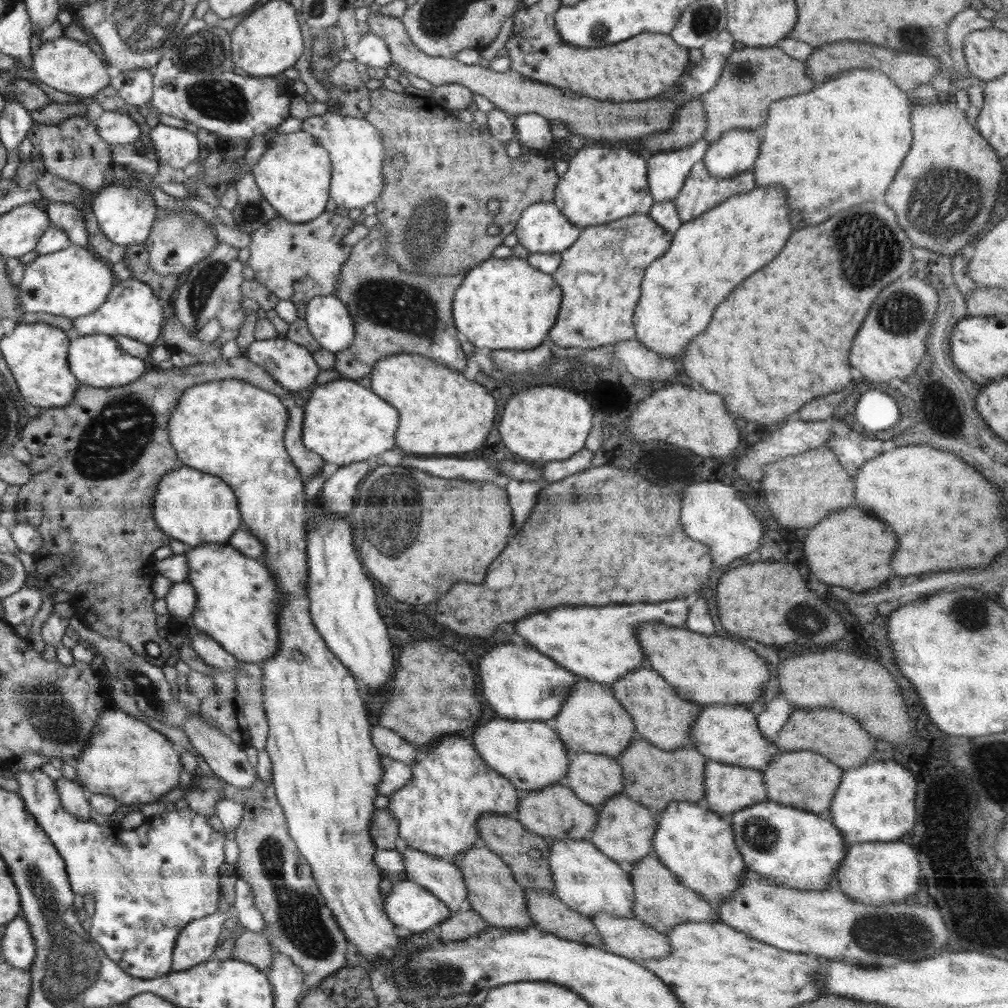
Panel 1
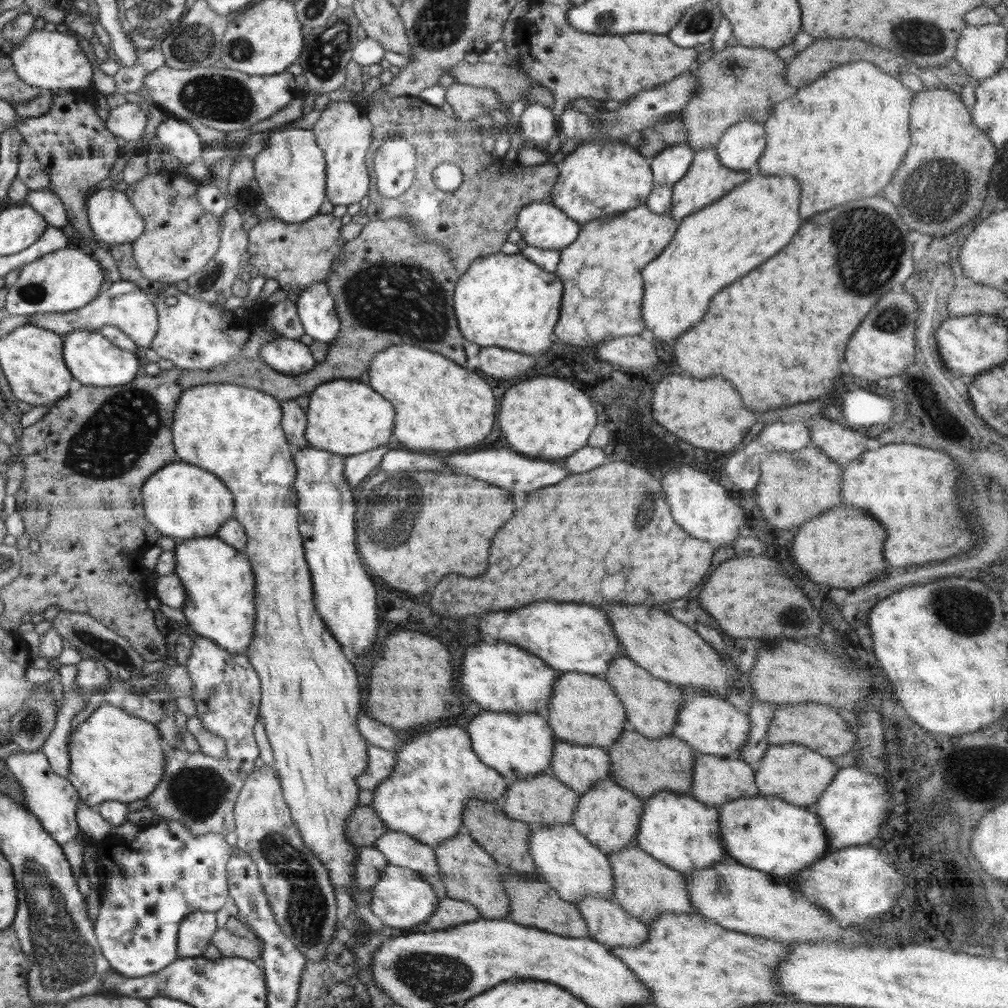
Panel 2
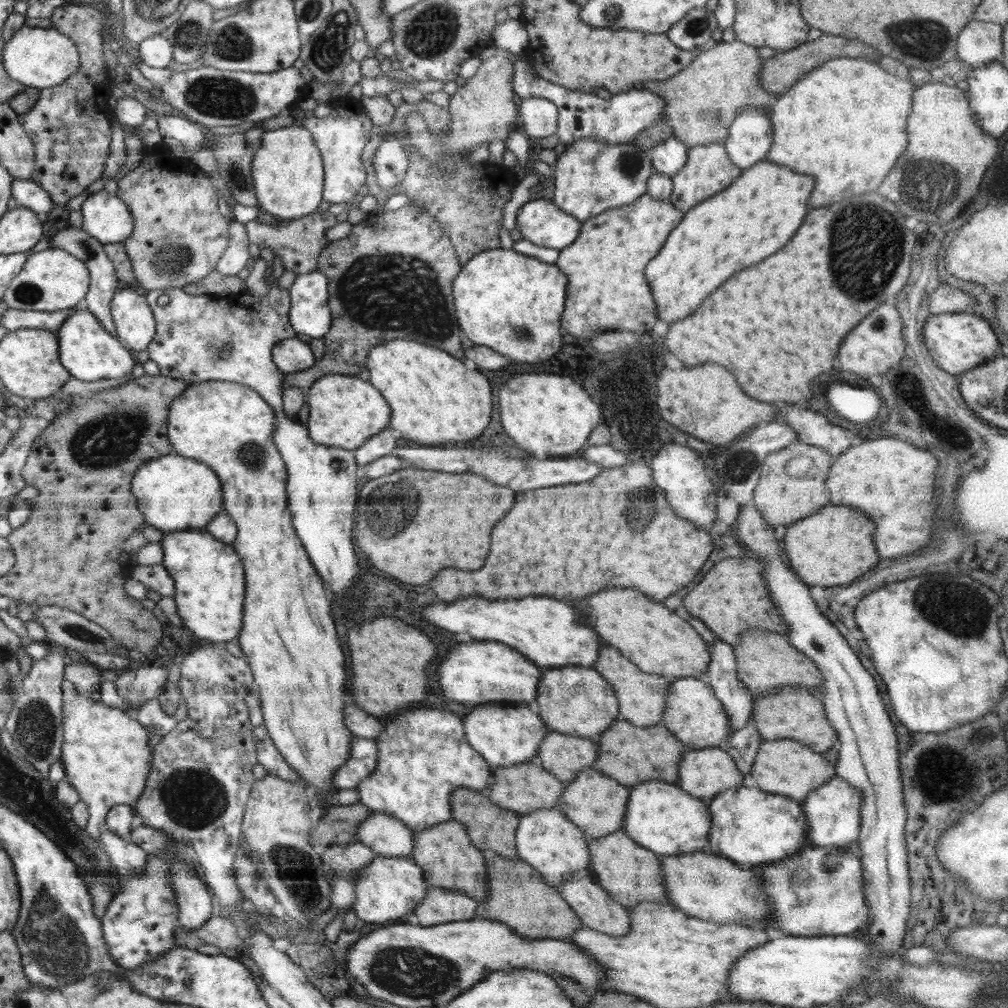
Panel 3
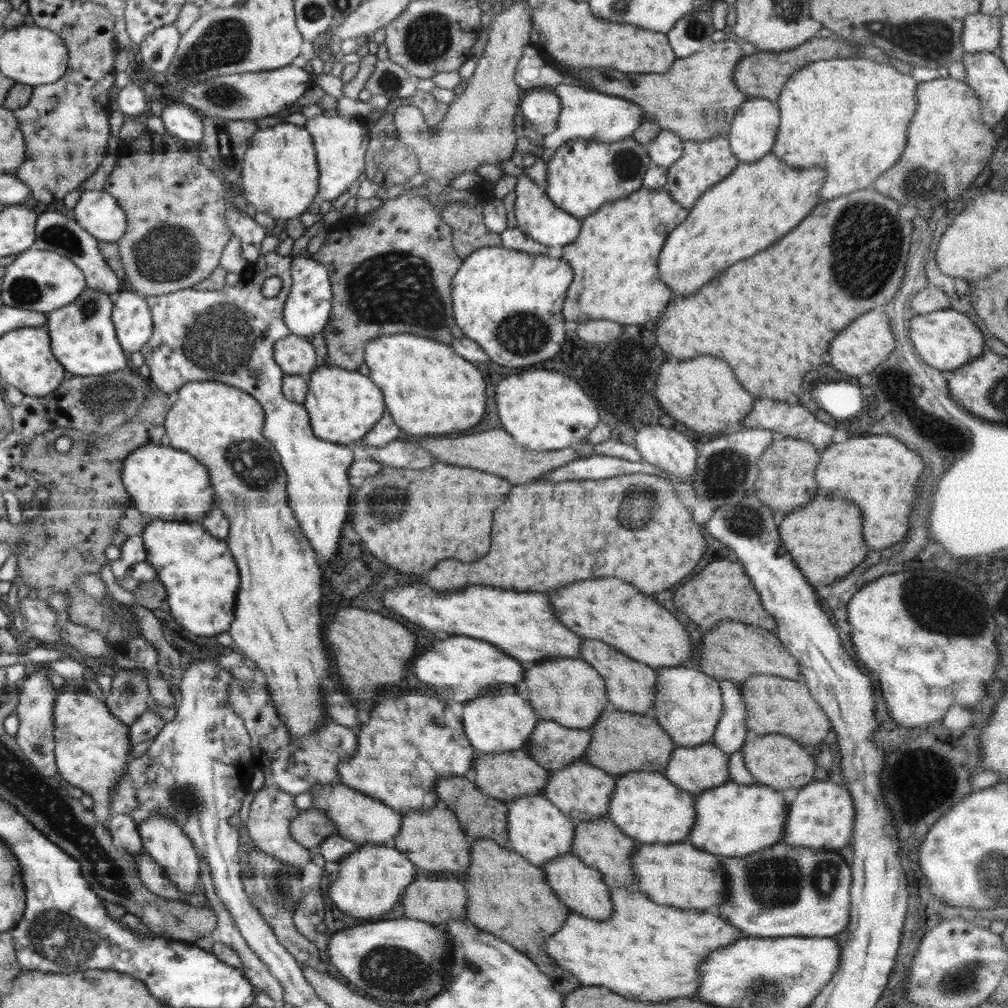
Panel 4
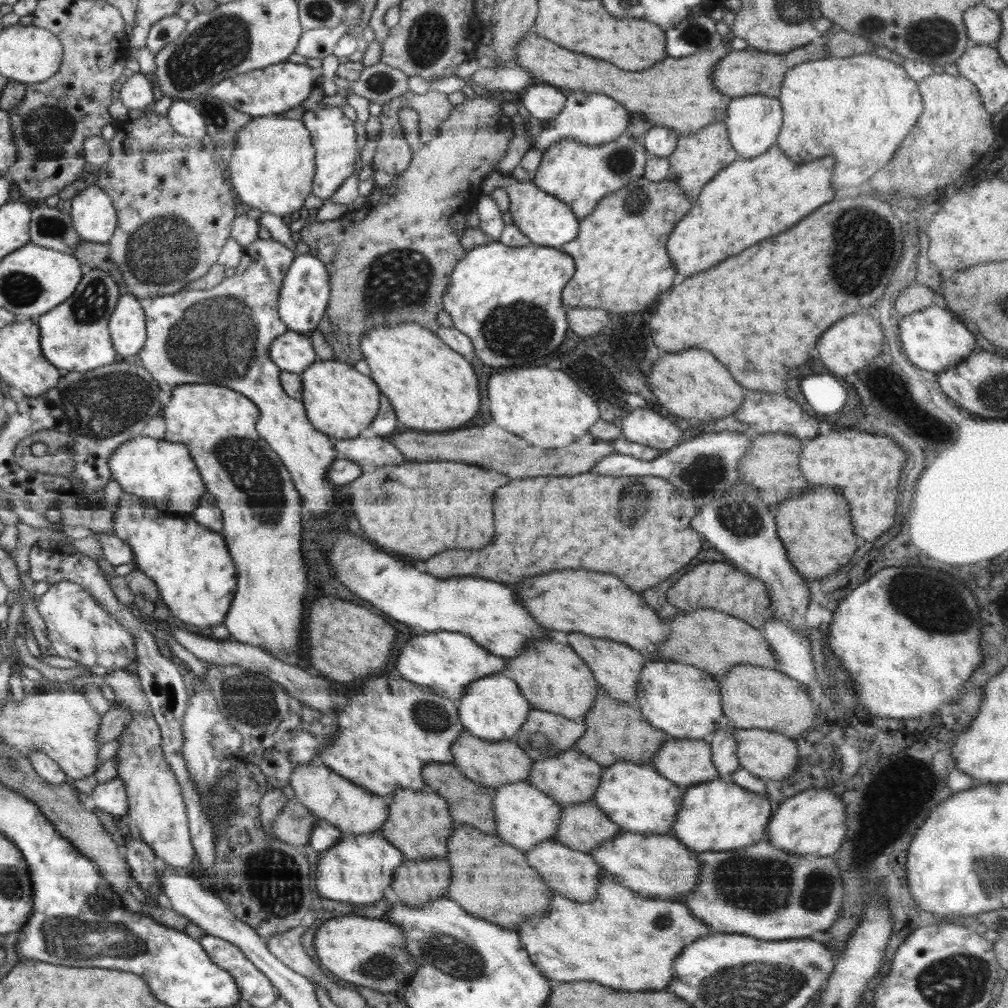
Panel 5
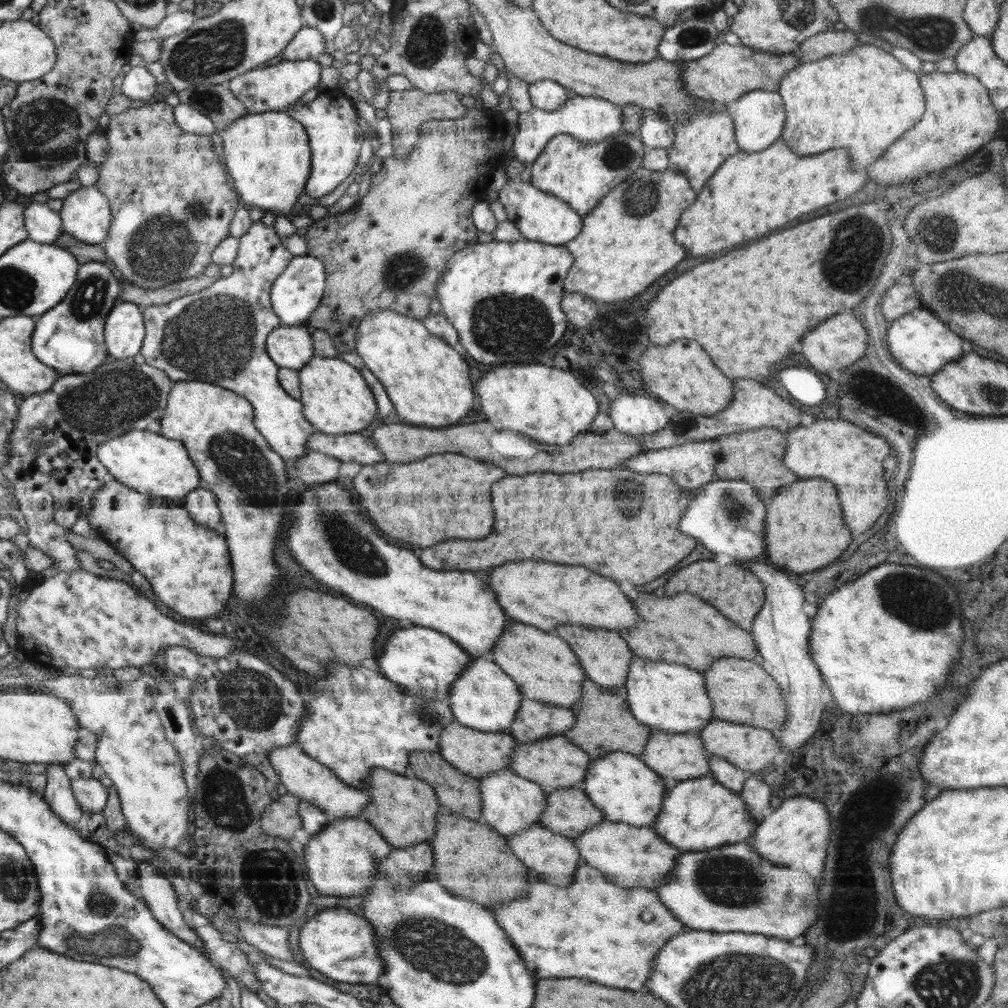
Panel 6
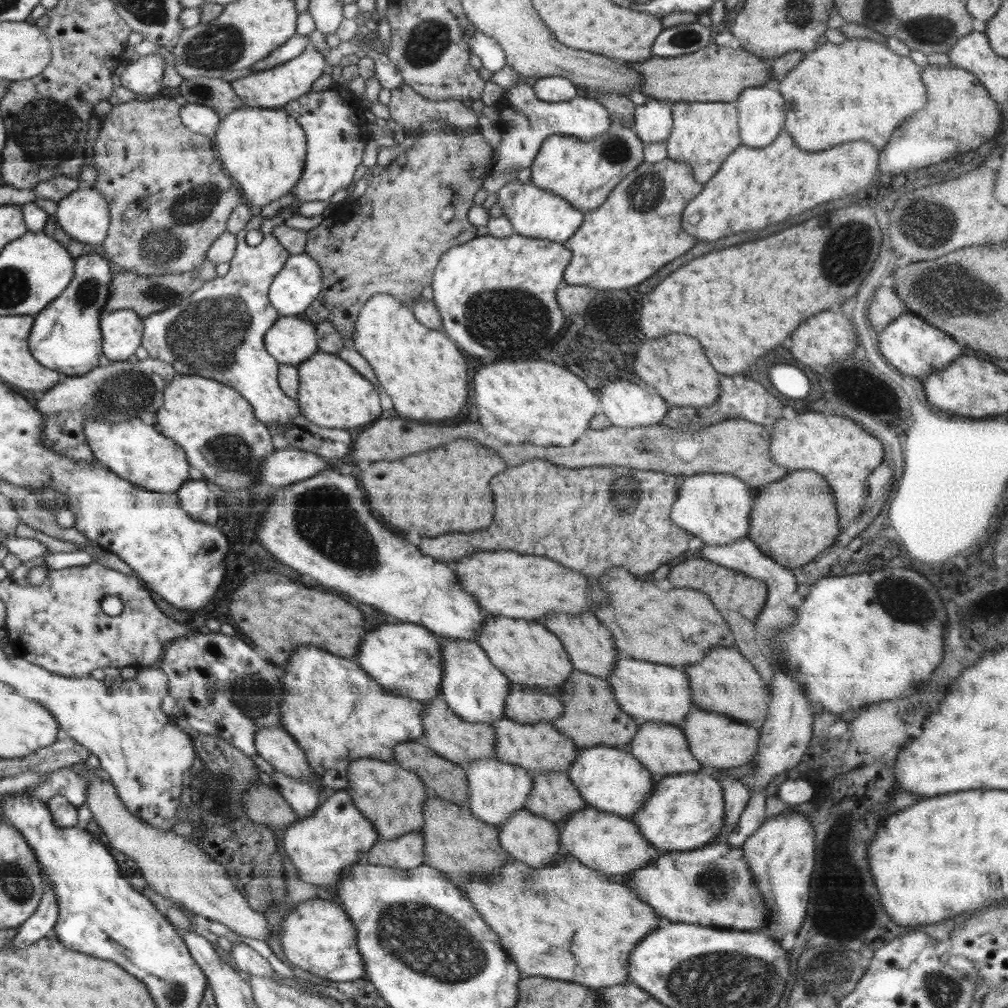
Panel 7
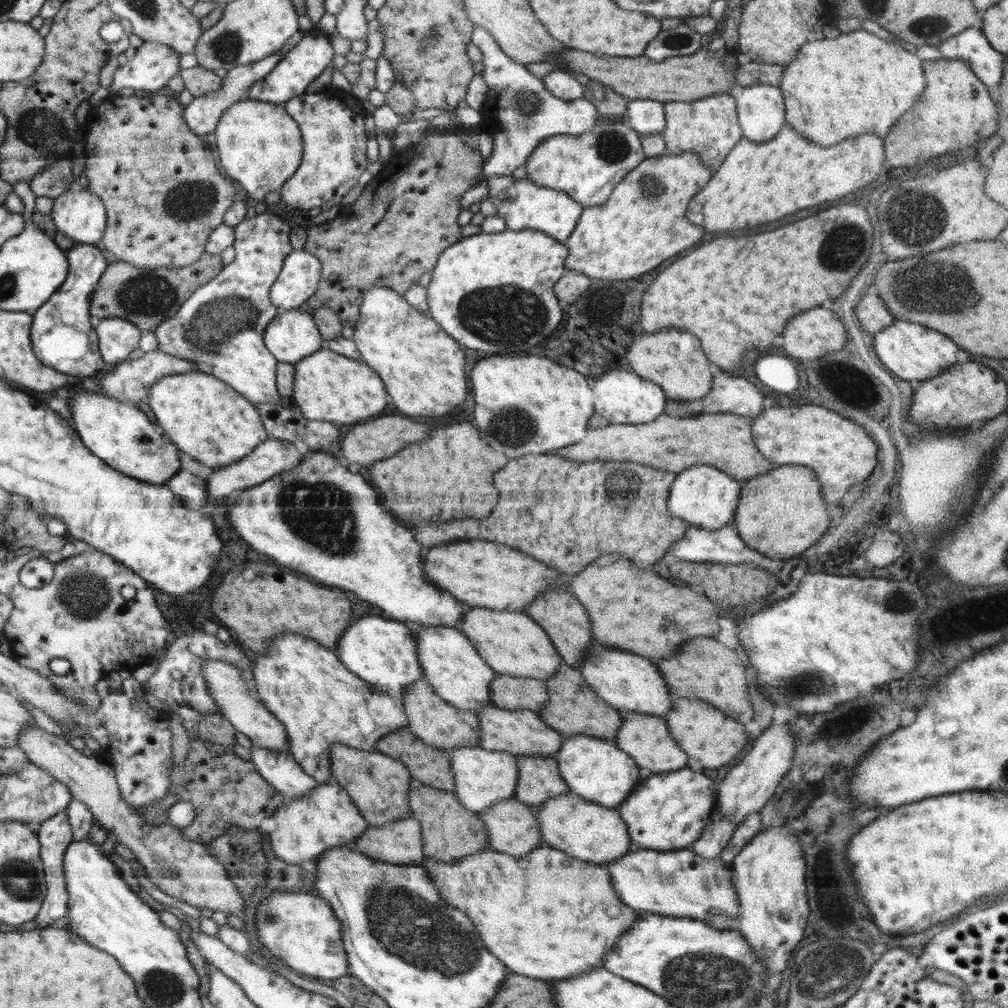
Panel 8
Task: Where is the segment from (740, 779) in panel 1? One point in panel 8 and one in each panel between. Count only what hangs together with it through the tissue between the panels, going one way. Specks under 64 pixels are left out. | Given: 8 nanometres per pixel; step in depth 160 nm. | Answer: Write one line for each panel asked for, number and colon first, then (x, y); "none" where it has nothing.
2: (717, 780)
3: (703, 773)
4: (695, 769)
5: (684, 762)
6: (676, 757)
7: (663, 749)
8: (645, 737)

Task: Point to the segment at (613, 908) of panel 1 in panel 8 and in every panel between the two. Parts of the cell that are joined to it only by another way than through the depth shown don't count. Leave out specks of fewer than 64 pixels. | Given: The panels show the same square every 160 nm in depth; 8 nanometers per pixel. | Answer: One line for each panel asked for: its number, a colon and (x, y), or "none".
2: (575, 868)
3: (546, 839)
4: (537, 830)
5: (525, 817)
6: (510, 804)
7: (497, 790)
8: (483, 778)

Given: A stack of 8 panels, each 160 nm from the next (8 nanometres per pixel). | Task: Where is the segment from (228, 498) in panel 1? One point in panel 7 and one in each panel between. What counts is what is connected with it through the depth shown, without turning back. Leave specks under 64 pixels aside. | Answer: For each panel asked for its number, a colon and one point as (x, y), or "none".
2: (182, 501)
3: (175, 493)
4: (167, 484)
5: (162, 472)
6: (151, 463)
7: (135, 451)

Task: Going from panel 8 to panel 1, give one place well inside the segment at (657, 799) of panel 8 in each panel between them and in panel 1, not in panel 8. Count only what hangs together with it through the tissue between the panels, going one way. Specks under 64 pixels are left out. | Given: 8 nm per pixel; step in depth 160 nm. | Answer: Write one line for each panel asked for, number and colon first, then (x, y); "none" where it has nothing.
1: (799, 849)
2: (771, 835)
3: (749, 826)
4: (731, 820)
5: (718, 815)
6: (697, 814)
7: (686, 811)

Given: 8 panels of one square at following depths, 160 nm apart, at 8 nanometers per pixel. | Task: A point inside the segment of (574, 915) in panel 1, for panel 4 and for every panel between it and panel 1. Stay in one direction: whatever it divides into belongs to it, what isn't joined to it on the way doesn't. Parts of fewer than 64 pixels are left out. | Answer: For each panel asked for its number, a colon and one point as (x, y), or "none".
2: (533, 902)
3: (519, 896)
4: (521, 909)

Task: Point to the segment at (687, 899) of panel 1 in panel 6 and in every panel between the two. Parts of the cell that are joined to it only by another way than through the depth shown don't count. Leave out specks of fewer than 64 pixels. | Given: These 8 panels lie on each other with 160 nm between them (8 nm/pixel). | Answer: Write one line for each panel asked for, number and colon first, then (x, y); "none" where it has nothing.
2: (645, 887)
3: (631, 874)
4: (600, 844)
5: (584, 827)
6: (569, 812)

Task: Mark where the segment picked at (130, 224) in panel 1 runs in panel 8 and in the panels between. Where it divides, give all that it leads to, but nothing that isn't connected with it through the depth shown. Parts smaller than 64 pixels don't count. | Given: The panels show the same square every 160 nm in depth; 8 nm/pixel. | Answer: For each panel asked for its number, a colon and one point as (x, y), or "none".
2: (114, 219)
3: (105, 216)
4: (97, 212)
5: (93, 215)
6: (86, 215)
7: (84, 214)
8: (80, 214)

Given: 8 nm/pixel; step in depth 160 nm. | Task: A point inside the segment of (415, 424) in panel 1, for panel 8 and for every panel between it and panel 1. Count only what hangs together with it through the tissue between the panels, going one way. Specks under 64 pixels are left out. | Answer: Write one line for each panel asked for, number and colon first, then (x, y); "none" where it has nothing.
2: (439, 405)
3: (434, 400)
4: (429, 390)
5: (432, 387)
6: (427, 380)
7: (421, 369)
8: (397, 341)

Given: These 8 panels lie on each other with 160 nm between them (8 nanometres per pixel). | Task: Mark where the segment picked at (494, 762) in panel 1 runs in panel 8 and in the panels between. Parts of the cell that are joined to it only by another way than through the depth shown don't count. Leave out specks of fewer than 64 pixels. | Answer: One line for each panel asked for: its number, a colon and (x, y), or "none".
2: (518, 746)
3: (504, 734)
4: (499, 721)
5: (493, 708)
6: (484, 697)
7: (473, 688)
8: (450, 663)

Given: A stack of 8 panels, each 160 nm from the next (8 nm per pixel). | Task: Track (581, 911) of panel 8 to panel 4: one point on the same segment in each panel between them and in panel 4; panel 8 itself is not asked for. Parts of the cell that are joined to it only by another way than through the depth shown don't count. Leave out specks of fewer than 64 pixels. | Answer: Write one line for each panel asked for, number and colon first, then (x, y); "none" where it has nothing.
4: (649, 952)
5: (621, 939)
6: (593, 929)
7: (568, 921)

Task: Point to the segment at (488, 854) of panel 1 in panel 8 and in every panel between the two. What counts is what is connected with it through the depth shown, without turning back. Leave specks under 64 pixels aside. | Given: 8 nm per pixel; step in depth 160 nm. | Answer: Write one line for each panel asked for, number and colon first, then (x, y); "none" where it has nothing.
2: (470, 874)
3: (448, 858)
4: (432, 839)
5: (419, 823)
6: (403, 810)
7: (392, 798)
8: (378, 785)

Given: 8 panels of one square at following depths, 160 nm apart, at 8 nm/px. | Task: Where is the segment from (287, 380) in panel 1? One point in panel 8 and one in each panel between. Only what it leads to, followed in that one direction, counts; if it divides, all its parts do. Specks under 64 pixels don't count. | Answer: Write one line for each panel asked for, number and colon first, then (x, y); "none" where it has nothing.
2: (288, 356)
3: (291, 355)
4: (295, 355)
5: (292, 351)
6: (291, 347)
7: (291, 340)
8: (293, 335)

